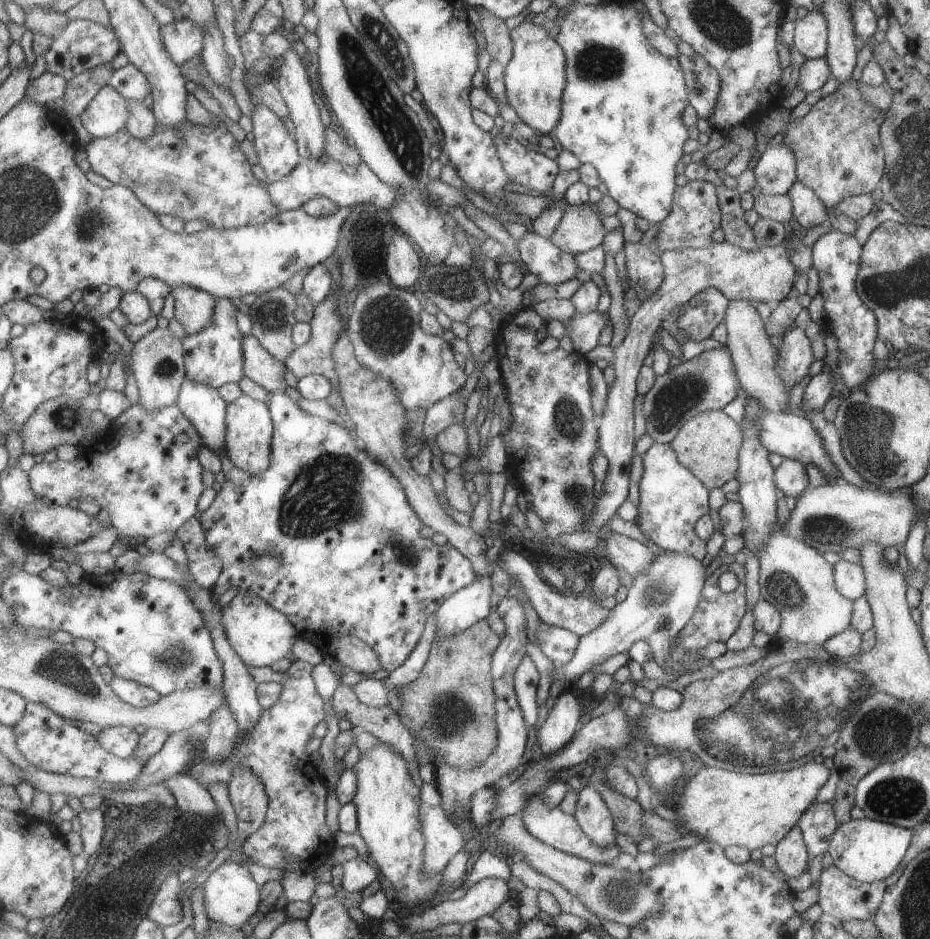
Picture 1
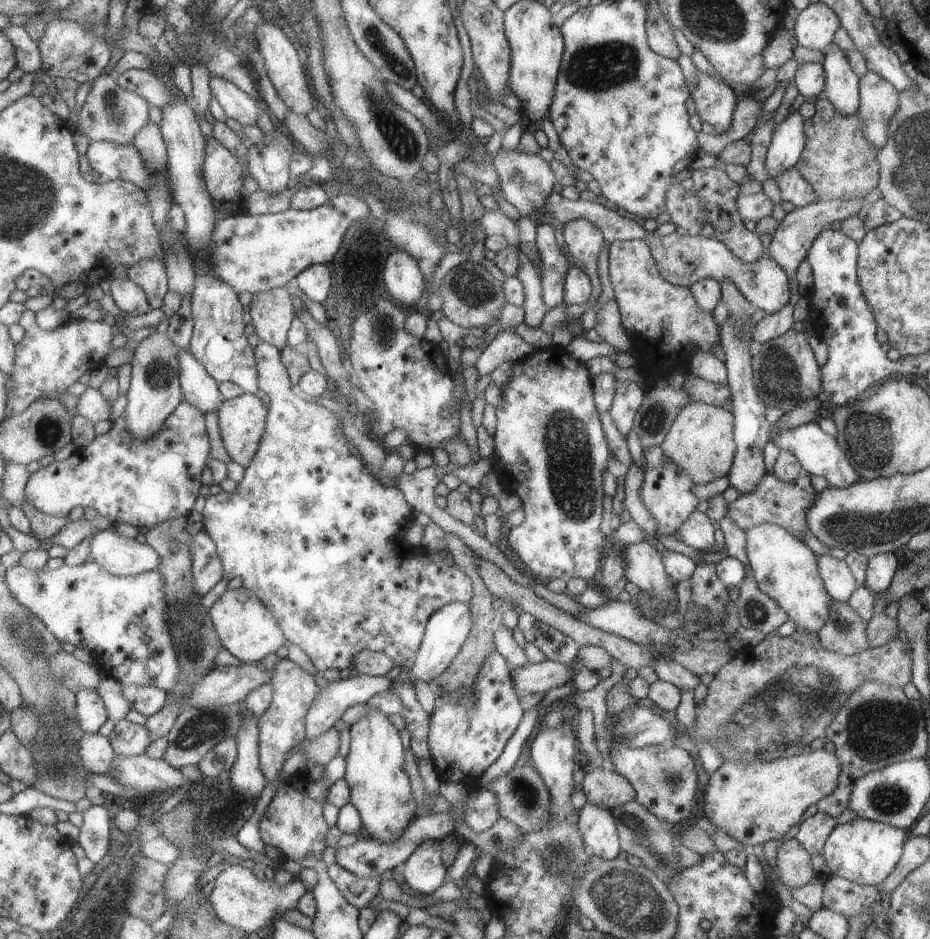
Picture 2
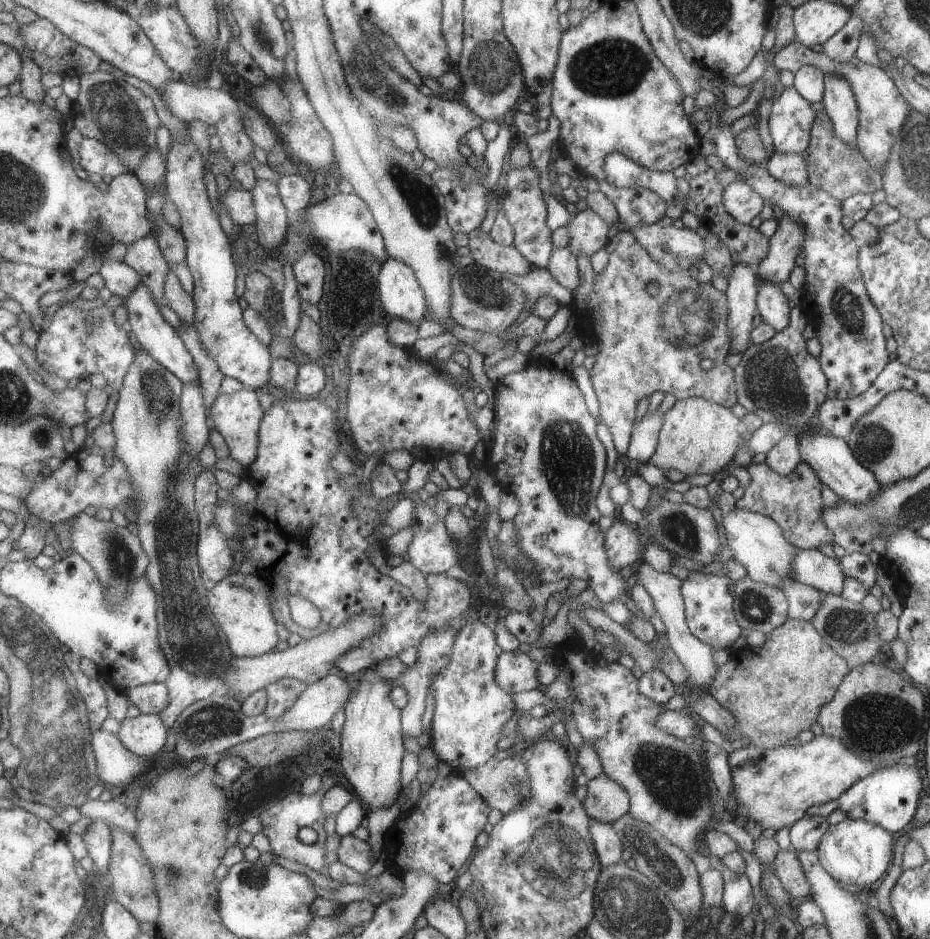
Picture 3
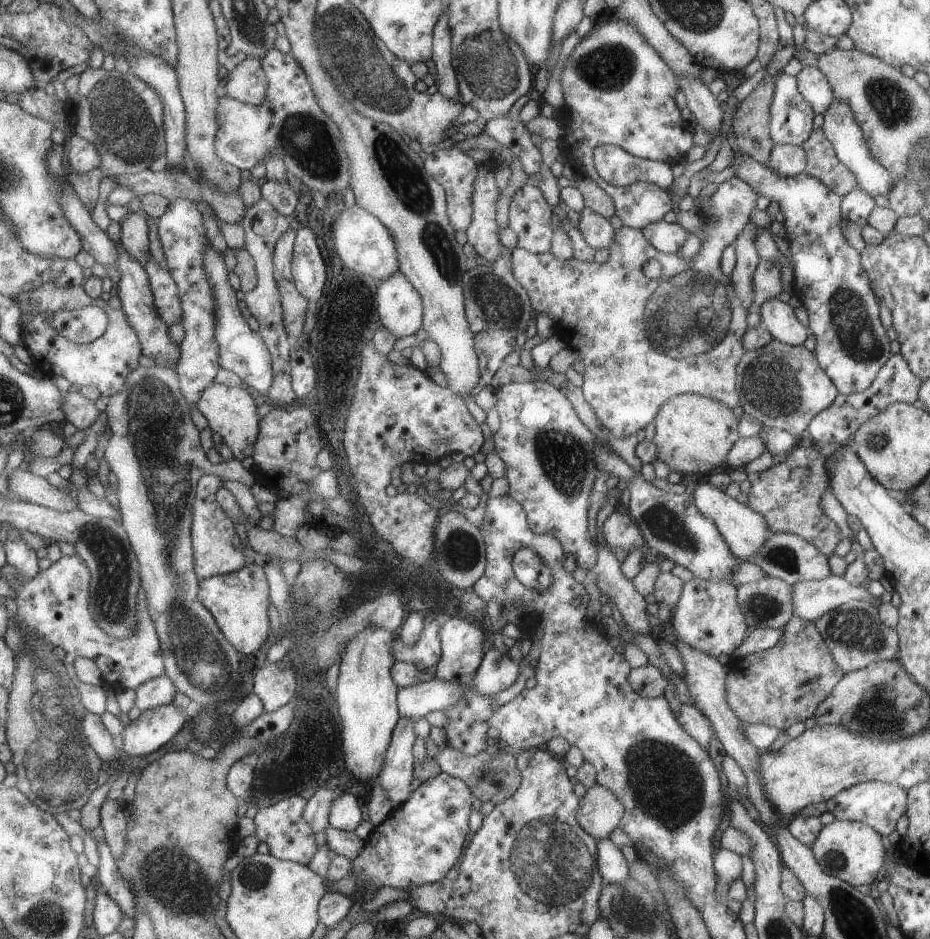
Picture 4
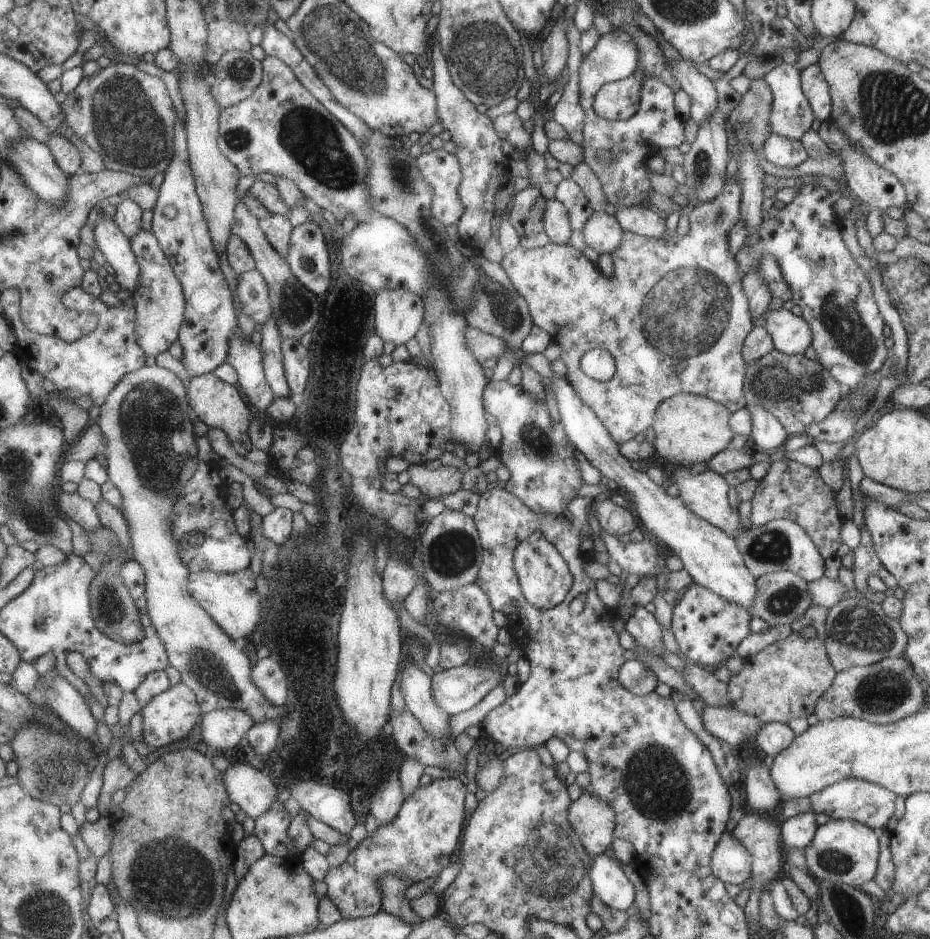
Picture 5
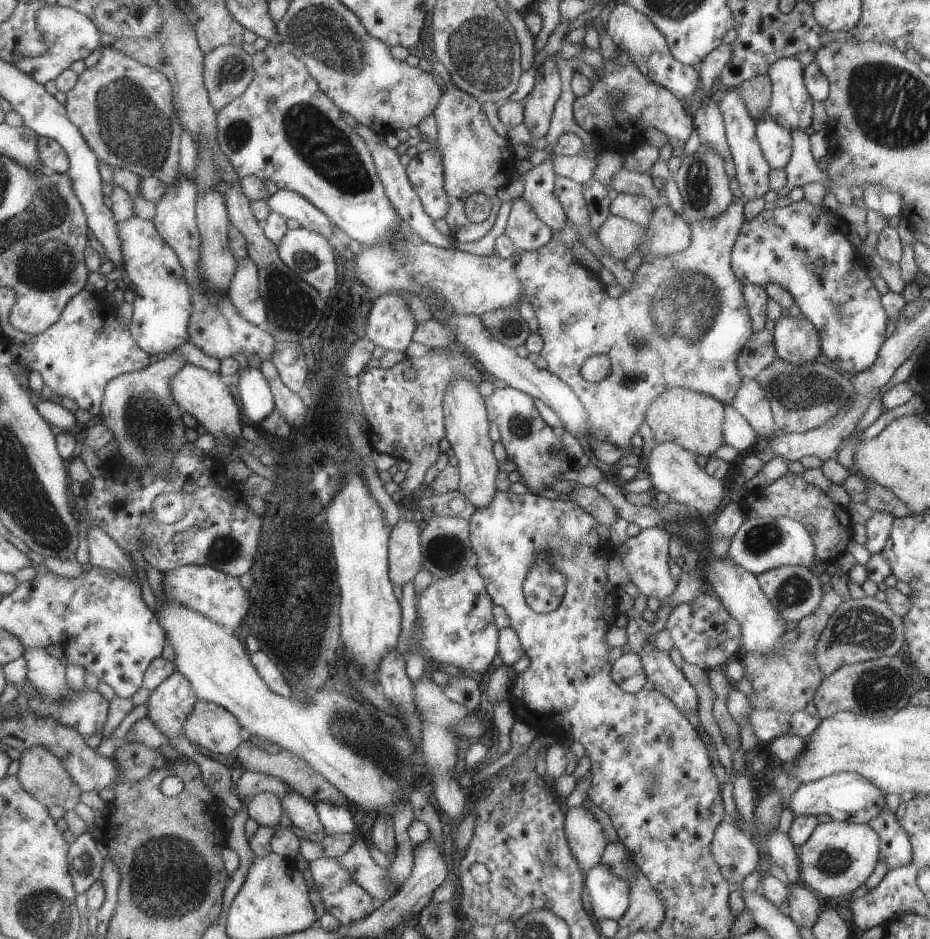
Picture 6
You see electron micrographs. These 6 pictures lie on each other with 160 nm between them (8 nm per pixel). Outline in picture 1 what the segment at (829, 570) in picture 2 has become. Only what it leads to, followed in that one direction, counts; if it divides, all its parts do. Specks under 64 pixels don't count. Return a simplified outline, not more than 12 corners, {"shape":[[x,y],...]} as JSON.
{"shape":[[839,559],[836,589],[850,601],[864,596],[860,564]]}

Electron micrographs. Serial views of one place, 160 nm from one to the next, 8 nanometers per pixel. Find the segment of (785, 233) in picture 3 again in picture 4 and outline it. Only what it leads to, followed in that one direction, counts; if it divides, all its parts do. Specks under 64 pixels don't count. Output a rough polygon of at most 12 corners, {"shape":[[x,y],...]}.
{"shape":[[759,259],[752,276],[751,310],[782,291],[780,268]]}

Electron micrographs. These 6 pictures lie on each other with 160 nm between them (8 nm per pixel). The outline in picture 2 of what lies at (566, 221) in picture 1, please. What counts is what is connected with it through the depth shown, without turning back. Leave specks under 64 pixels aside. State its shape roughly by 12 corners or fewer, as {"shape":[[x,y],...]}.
{"shape":[[587,220],[563,225],[568,254],[591,282],[588,302],[601,294],[596,268],[604,244],[601,230]]}

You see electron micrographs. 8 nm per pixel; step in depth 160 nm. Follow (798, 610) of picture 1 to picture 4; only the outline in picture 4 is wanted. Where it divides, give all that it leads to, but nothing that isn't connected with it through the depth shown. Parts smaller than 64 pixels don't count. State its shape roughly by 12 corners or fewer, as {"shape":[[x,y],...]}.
{"shape":[[698,478],[693,504],[739,563],[771,534],[747,505]]}

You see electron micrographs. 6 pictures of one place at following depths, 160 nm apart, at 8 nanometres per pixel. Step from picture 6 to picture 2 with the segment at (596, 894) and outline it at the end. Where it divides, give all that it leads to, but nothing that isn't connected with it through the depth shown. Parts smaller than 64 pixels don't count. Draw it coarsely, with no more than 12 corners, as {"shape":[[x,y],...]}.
{"shape":[[586,801],[577,827],[589,854],[616,858],[620,847],[610,810]]}

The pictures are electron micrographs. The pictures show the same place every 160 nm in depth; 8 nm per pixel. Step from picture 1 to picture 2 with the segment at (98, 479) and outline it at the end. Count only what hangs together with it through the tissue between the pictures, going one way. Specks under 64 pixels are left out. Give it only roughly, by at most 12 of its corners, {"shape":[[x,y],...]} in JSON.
{"shape":[[184,401],[151,440],[124,413],[33,473],[27,501],[149,531],[190,517],[211,458]]}

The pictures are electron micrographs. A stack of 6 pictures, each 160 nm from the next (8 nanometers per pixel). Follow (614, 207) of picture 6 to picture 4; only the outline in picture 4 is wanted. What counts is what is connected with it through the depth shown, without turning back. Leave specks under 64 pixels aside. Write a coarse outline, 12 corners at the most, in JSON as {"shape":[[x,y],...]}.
{"shape":[[663,219],[640,231],[655,250],[666,255],[688,237],[679,223]]}

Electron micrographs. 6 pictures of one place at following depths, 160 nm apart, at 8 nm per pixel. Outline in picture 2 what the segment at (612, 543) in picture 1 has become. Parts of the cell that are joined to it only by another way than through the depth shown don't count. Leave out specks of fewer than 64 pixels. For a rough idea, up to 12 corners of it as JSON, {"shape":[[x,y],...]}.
{"shape":[[647,542],[620,552],[625,579],[675,612],[675,583]]}

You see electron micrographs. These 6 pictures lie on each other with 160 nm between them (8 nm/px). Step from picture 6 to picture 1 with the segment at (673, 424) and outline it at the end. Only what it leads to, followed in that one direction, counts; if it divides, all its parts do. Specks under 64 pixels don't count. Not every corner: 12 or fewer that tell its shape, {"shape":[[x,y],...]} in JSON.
{"shape":[[703,411],[668,442],[708,490],[736,478],[741,426]]}

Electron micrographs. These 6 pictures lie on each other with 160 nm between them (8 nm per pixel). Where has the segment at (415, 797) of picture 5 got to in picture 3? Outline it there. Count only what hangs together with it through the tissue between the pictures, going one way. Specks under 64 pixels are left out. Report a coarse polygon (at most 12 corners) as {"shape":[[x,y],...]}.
{"shape":[[443,771],[387,829],[385,869],[452,885],[488,822]]}

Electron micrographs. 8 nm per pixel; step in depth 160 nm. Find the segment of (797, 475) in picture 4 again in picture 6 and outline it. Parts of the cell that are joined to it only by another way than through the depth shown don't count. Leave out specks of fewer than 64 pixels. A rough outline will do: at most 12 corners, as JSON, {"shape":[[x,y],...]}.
{"shape":[[801,475],[743,491],[745,518],[803,524],[815,558],[837,560],[852,540],[848,510]]}

